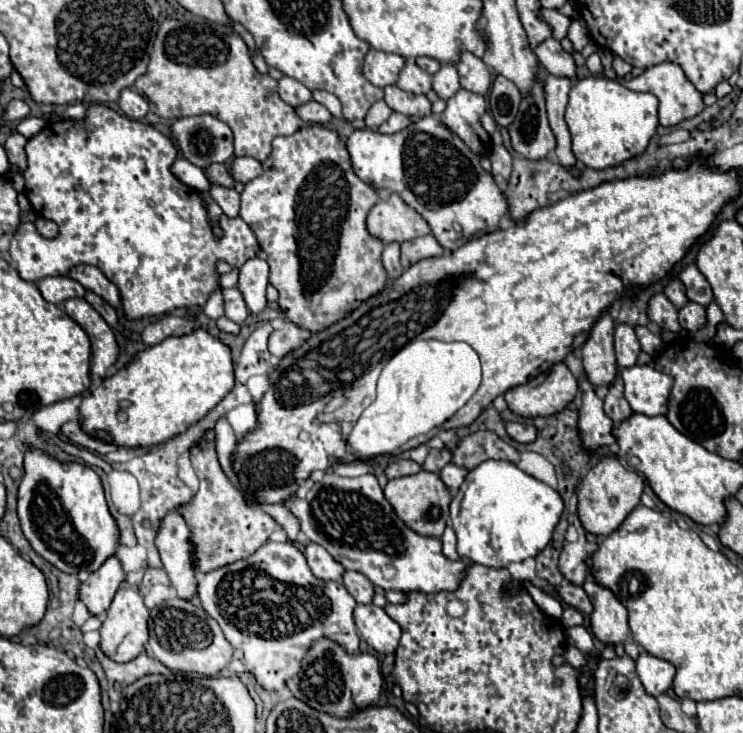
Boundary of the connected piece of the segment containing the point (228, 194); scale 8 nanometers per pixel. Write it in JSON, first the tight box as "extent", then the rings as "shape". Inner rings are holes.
{"extent":[209,186,239,218],"shape":[[[211,186],[209,192],[215,198],[215,202],[223,208],[227,218],[237,218],[239,216],[239,194],[235,190],[221,188],[221,186]]]}

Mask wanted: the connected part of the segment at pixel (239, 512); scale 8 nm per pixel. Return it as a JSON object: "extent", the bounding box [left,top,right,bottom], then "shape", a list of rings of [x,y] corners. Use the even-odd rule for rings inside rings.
{"extent":[179,430,283,572],"shape":[[[207,430],[201,440],[191,448],[191,462],[199,476],[199,492],[193,496],[191,504],[183,506],[179,514],[193,530],[193,544],[195,544],[195,566],[201,572],[211,572],[215,568],[233,564],[251,556],[263,544],[269,542],[269,536],[275,530],[283,530],[269,514],[261,508],[251,506],[245,502],[243,494],[229,482],[225,472],[219,466],[217,450],[215,450],[215,432]]]}

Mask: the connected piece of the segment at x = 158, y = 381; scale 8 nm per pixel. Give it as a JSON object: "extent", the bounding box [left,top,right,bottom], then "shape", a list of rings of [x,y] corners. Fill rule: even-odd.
{"extent":[79,330,235,448],"shape":[[[193,330],[189,336],[183,338],[171,336],[159,342],[157,346],[137,352],[123,370],[119,370],[111,378],[105,378],[99,388],[83,396],[79,406],[81,430],[93,438],[123,448],[155,446],[183,434],[189,426],[199,422],[211,408],[215,408],[223,400],[223,396],[233,388],[233,382],[235,378],[233,378],[231,352],[217,338],[213,338],[205,330]],[[121,402],[129,402],[129,406],[121,410],[119,408]]]}

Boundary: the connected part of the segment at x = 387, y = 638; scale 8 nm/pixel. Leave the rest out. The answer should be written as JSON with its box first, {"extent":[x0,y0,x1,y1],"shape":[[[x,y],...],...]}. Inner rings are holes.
{"extent":[353,604,401,654],"shape":[[[357,604],[353,616],[359,634],[367,640],[369,646],[373,646],[379,654],[395,652],[401,638],[401,628],[391,616],[387,616],[383,608],[373,604]]]}

